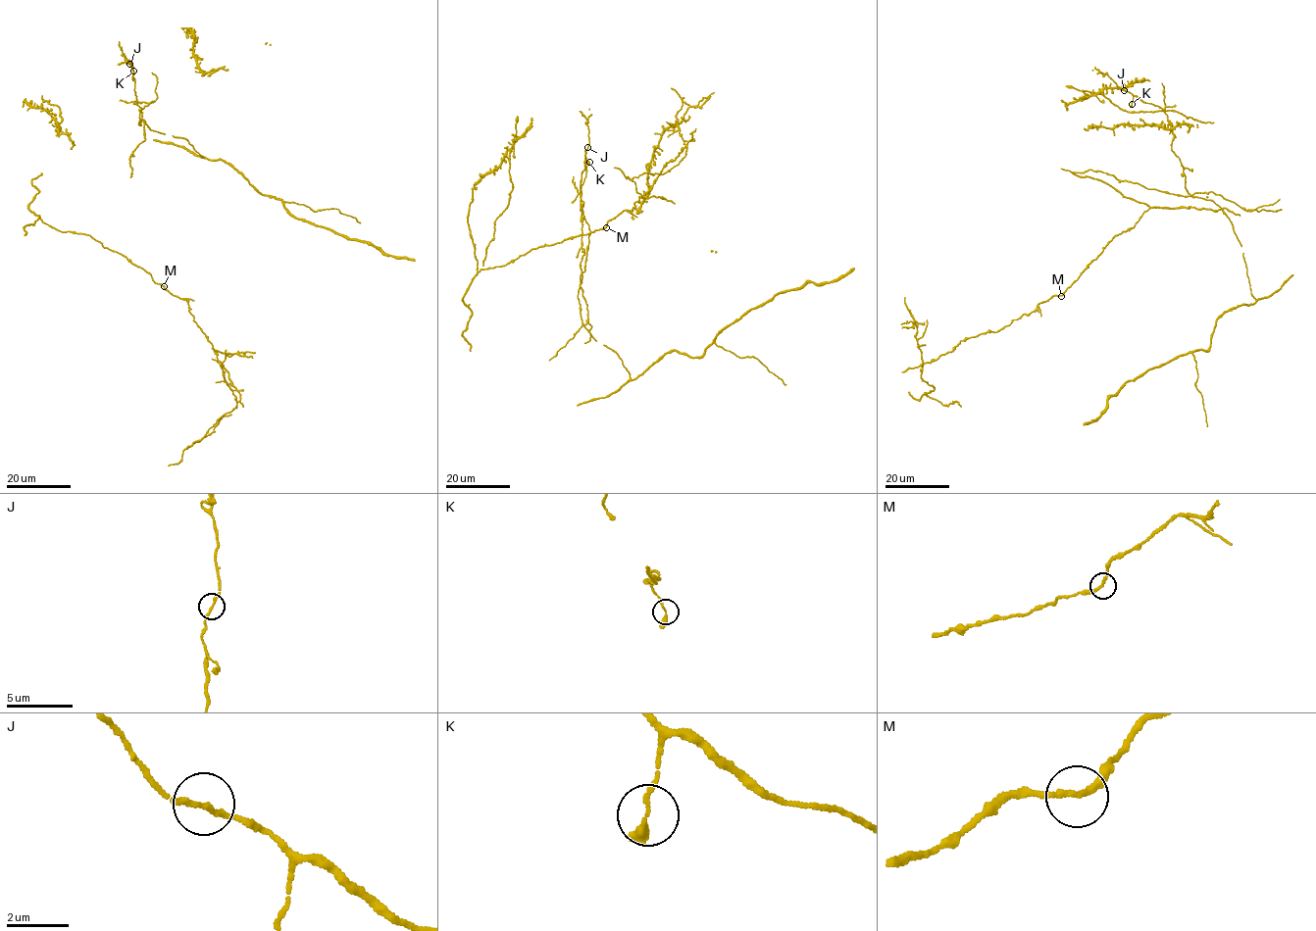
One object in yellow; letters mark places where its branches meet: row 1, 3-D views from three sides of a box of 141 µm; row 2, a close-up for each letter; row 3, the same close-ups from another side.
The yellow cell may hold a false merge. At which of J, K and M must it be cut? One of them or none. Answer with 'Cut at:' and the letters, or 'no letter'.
Cut at: M

